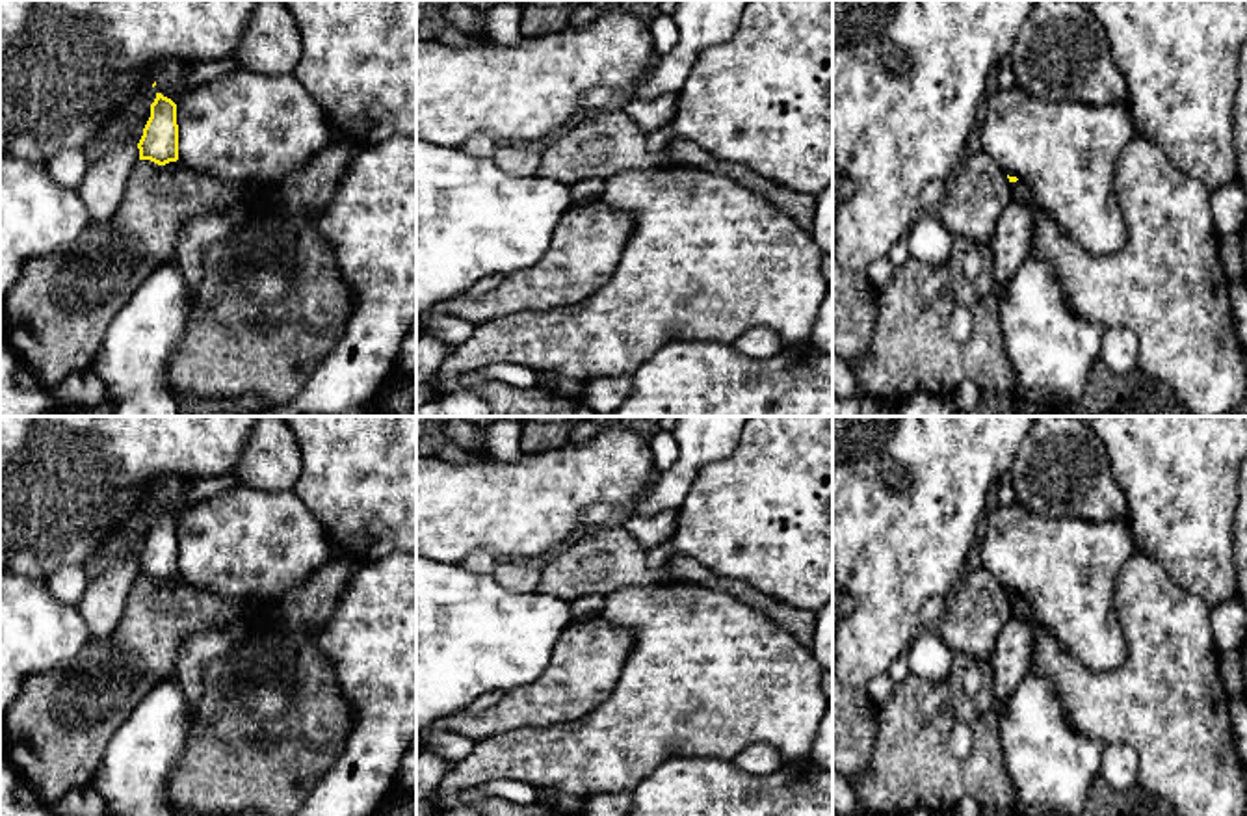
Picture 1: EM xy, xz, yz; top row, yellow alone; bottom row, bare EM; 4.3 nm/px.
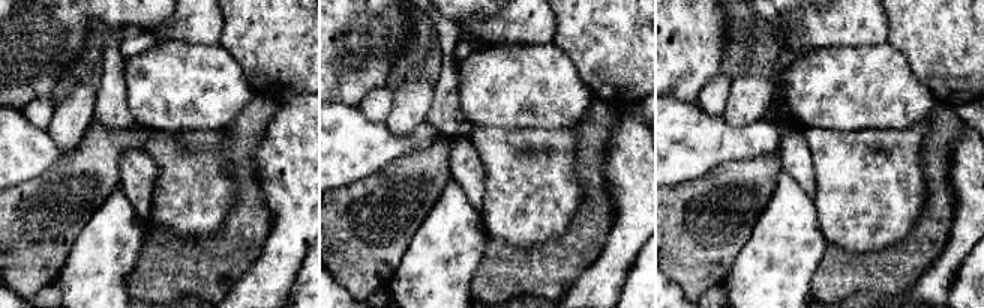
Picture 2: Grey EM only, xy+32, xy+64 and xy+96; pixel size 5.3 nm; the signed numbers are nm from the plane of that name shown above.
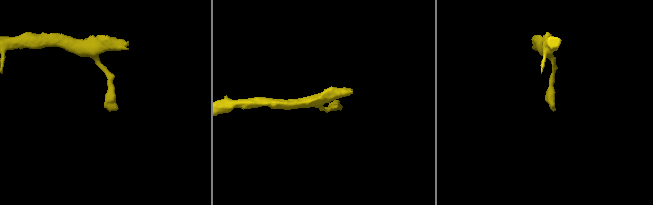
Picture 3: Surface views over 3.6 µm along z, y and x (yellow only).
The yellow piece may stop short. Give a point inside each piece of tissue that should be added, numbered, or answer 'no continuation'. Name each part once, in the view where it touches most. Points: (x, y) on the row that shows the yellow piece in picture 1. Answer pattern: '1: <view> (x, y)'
no continuation

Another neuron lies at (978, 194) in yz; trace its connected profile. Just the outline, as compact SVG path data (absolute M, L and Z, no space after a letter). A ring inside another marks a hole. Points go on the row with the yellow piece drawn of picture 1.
M981 151L965 158L937 214L961 245L991 245L1011 199L1007 175Z

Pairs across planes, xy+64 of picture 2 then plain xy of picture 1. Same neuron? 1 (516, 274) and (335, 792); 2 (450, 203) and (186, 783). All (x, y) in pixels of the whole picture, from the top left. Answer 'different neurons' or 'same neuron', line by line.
1: different neurons
2: different neurons

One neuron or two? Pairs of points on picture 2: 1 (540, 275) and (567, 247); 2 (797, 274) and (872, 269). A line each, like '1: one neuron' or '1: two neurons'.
1: one neuron
2: two neurons

